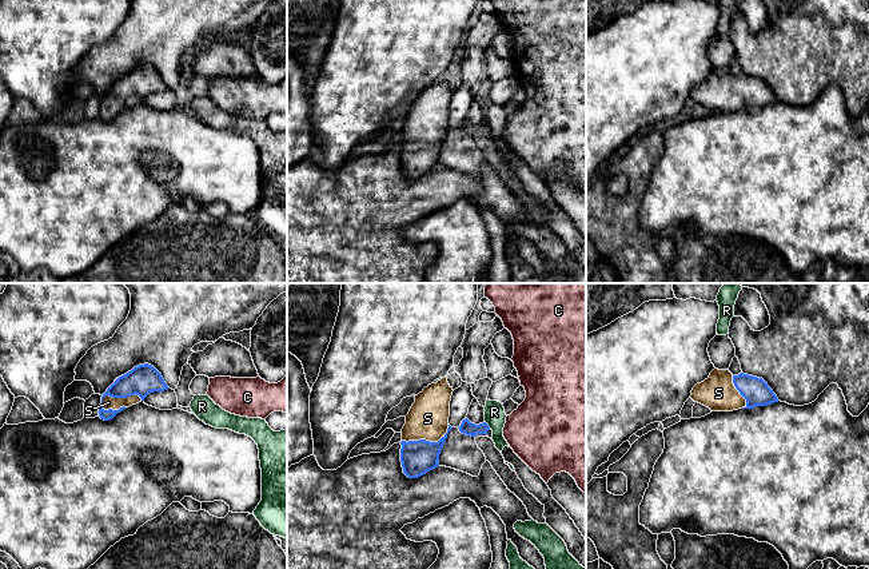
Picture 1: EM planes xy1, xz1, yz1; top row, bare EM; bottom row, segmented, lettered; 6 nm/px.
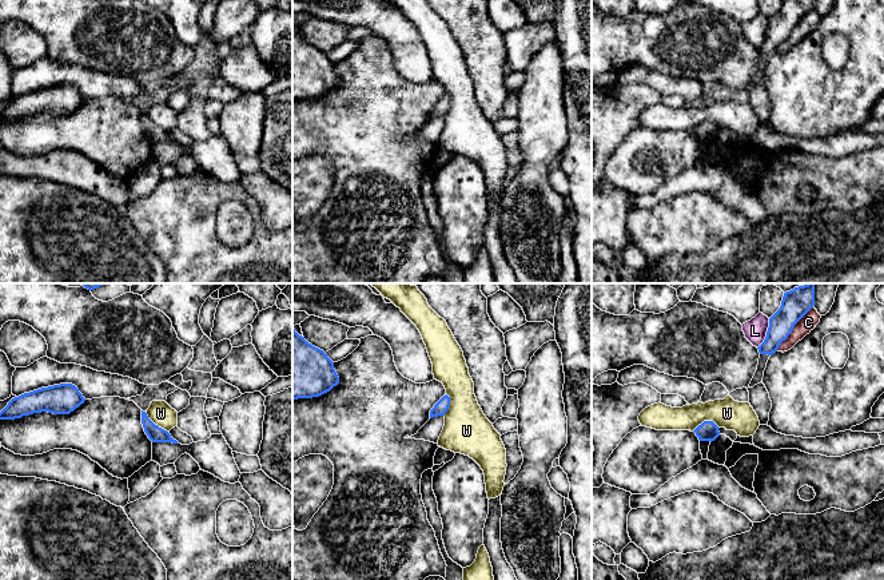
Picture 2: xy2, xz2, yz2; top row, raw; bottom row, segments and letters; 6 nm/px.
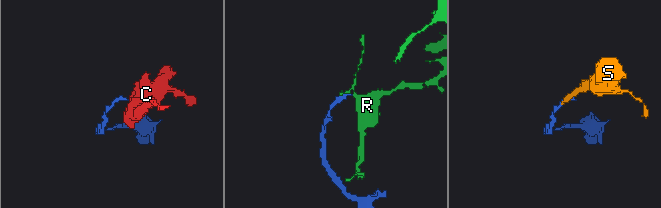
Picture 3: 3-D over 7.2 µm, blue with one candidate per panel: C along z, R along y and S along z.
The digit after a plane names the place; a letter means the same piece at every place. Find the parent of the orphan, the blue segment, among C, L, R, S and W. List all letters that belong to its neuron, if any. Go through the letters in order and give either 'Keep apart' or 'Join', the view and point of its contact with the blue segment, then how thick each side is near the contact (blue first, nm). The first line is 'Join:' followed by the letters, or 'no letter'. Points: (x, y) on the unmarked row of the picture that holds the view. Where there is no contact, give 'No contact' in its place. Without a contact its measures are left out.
Join: S
C: Keep apart. Touches blue at yz2 (792, 30). Thickness 150 nm (blue) against 100 nm
L: Keep apart. Touches blue at yz2 (767, 34). Thickness 150 nm (blue) against 140 nm
R: Keep apart. Touches blue at xz1 (487, 126). Thickness 80 nm (blue) against 130 nm
S: Join. Touches blue at xy1 (118, 98). Thickness 180 nm (blue) against 80 nm
W: Keep apart. Touches blue at yz2 (705, 122). Thickness 120 nm (blue) against 180 nm

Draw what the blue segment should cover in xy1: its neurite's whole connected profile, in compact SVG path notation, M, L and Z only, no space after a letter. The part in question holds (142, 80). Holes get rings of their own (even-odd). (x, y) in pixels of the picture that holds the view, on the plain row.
M139 65L107 89L101 98L99 118L109 122L121 111L144 102L150 93L167 89L170 88L154 67Z

